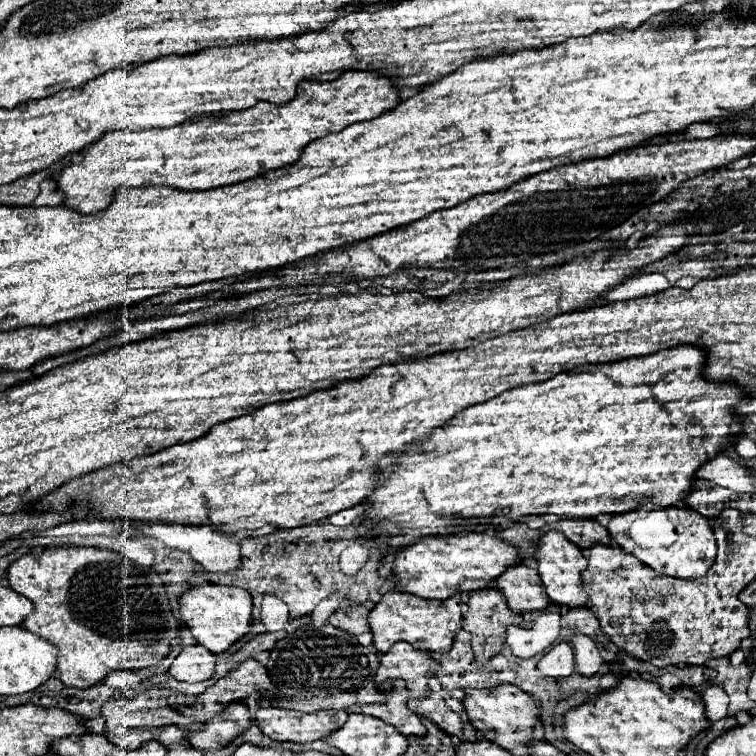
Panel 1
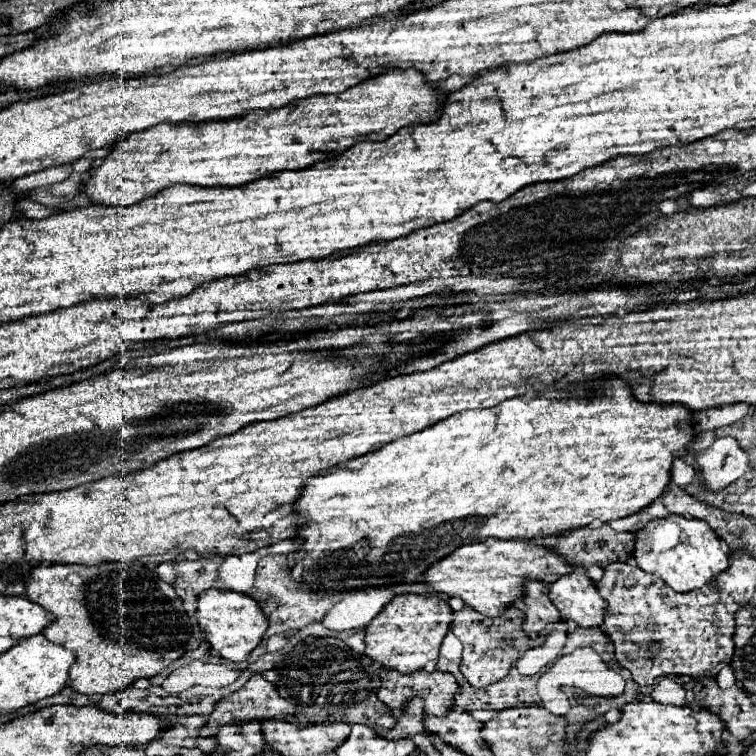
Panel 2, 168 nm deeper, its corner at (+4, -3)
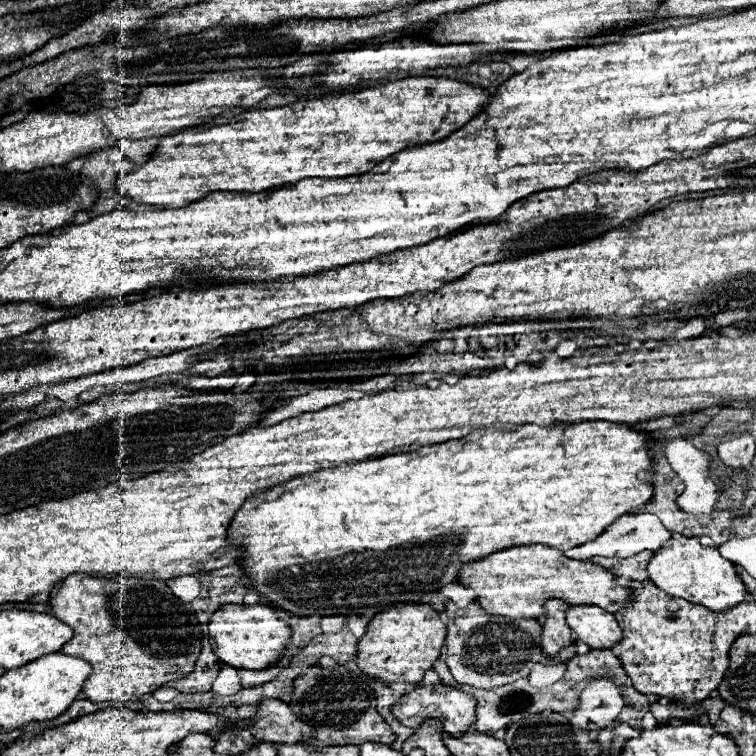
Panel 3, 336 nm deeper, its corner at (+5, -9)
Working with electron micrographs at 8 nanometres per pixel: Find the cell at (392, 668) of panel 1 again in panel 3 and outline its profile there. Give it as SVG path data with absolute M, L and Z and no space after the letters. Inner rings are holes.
M435 684L435 686L419 686L417 690L405 694L401 698L401 702L393 708L393 714L397 716L397 720L409 728L419 728L427 718L437 718L443 722L445 732L451 736L461 736L469 730L475 730L475 698L471 694L465 694L457 688L445 686L445 684ZM407 700L415 706L415 710L407 710Z

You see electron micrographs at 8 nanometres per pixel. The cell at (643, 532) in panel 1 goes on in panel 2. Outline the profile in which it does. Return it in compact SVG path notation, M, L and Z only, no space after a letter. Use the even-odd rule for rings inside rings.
M670 514L666 518L654 518L644 524L634 534L634 554L636 564L650 574L656 574L666 584L670 584L676 592L688 592L694 588L702 588L716 574L728 568L728 554L722 552L718 536L696 518L682 518L678 514Z

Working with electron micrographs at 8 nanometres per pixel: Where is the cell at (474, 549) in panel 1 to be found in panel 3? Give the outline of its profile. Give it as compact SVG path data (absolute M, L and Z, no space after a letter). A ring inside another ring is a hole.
M517 546L495 552L485 560L465 564L459 582L477 592L477 602L489 612L507 618L539 618L545 614L545 600L559 598L567 604L593 604L611 614L631 604L631 586L619 586L617 576L595 562L569 560L563 552L543 546Z

